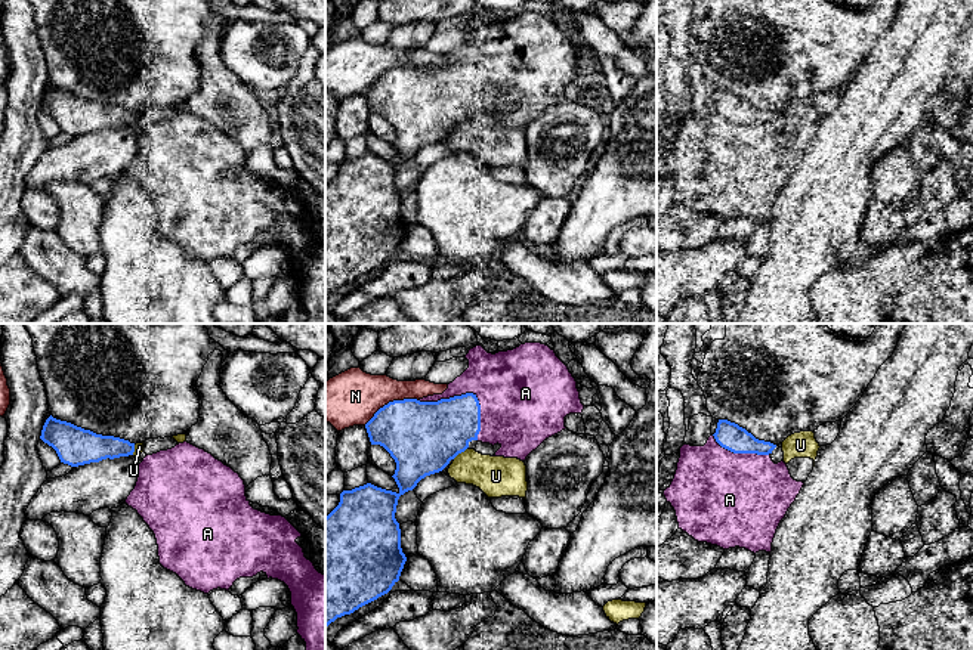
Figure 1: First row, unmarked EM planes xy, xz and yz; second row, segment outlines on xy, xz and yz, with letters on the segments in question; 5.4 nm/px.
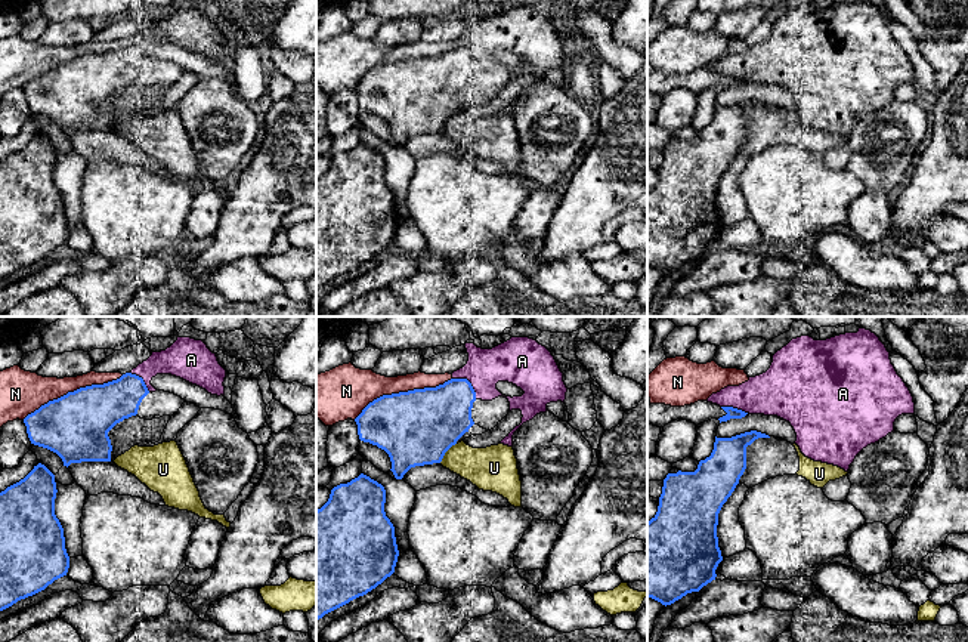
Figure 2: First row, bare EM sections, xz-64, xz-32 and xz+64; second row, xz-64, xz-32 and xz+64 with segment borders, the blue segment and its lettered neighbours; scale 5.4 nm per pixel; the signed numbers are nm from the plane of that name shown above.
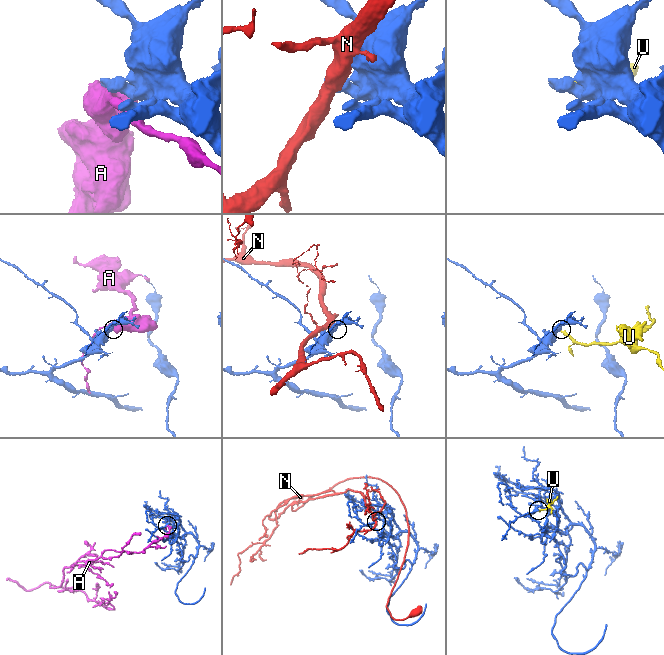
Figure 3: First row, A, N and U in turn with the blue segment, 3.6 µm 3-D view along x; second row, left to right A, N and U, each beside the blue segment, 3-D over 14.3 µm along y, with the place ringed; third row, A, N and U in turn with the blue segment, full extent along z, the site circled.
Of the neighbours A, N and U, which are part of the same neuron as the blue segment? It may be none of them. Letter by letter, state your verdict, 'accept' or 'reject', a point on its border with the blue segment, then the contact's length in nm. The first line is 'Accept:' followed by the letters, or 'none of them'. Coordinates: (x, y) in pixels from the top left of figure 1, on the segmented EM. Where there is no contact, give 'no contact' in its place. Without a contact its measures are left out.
Accept: none of them
A: reject | xz (469, 393) | 400 nm
N: reject | xz (391, 402) | 320 nm
U: reject | xz (460, 452) | 110 nm

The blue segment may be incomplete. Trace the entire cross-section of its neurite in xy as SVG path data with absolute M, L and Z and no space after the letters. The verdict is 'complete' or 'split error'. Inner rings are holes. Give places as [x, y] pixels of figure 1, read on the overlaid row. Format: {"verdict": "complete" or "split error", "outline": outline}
{"verdict": "complete", "outline": "M52 415L46 420L40 439L56 451L61 462L71 467L129 456L135 452L135 443L129 440L96 434Z"}

